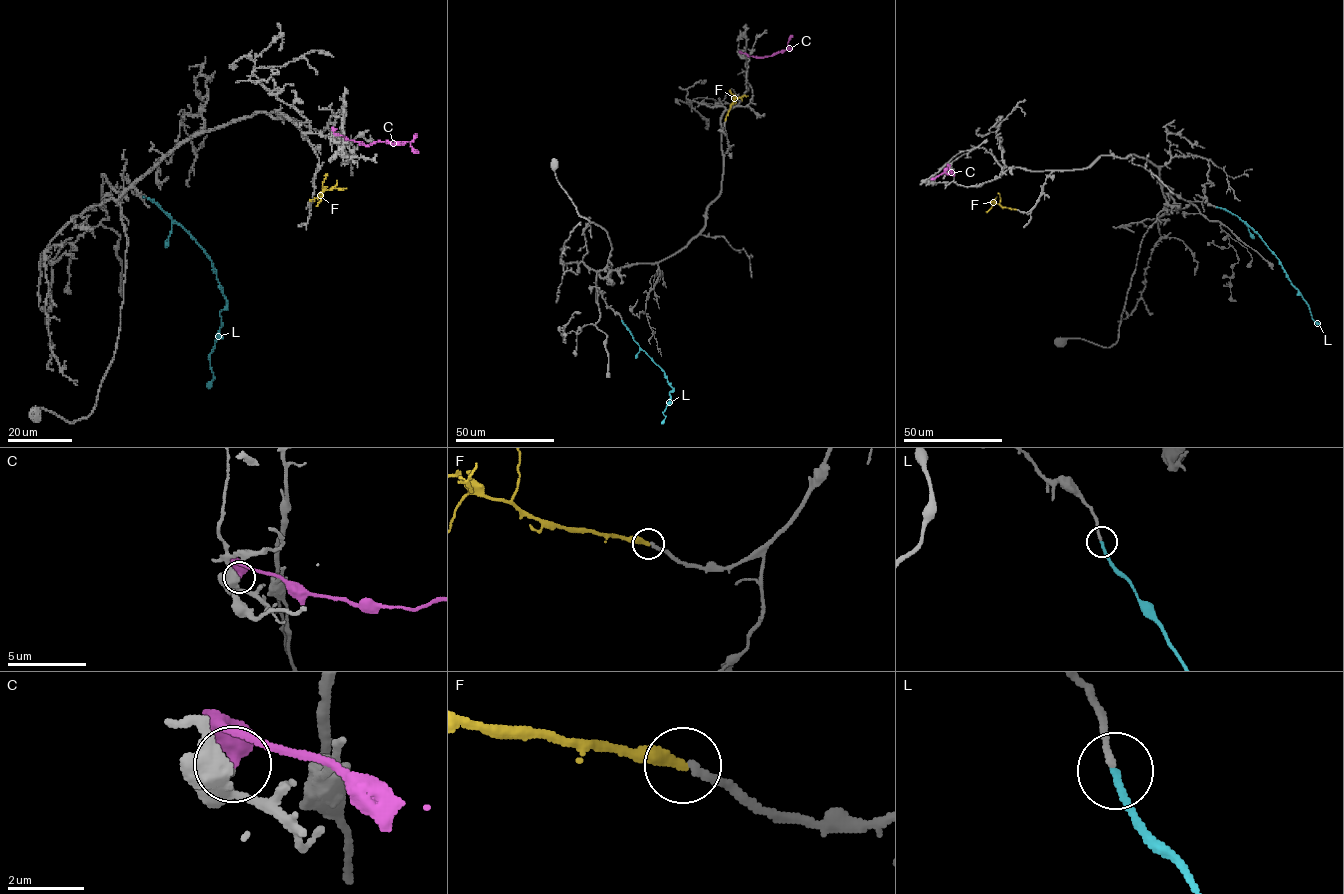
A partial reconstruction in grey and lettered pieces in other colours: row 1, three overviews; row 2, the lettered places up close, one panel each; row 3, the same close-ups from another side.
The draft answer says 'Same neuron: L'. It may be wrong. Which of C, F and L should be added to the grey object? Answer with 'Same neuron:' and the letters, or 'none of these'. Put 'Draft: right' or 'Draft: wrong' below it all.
Same neuron: F
Draft: wrong

